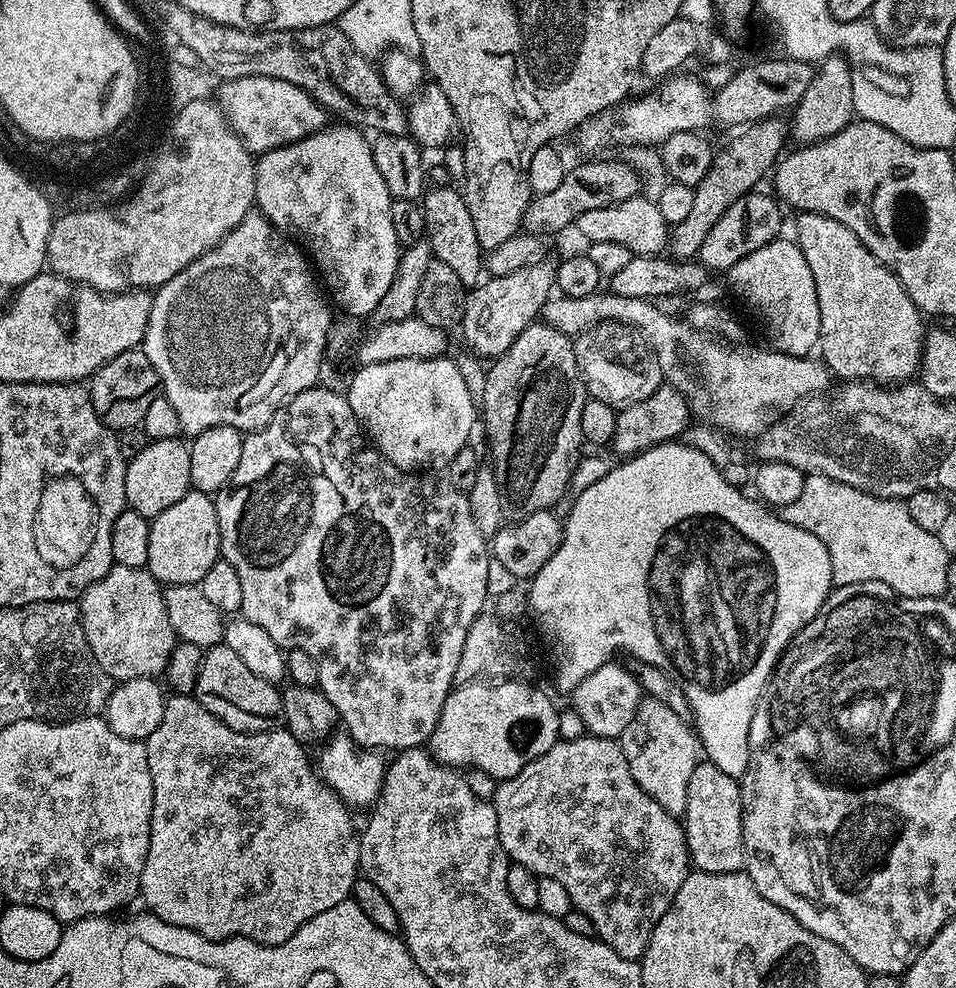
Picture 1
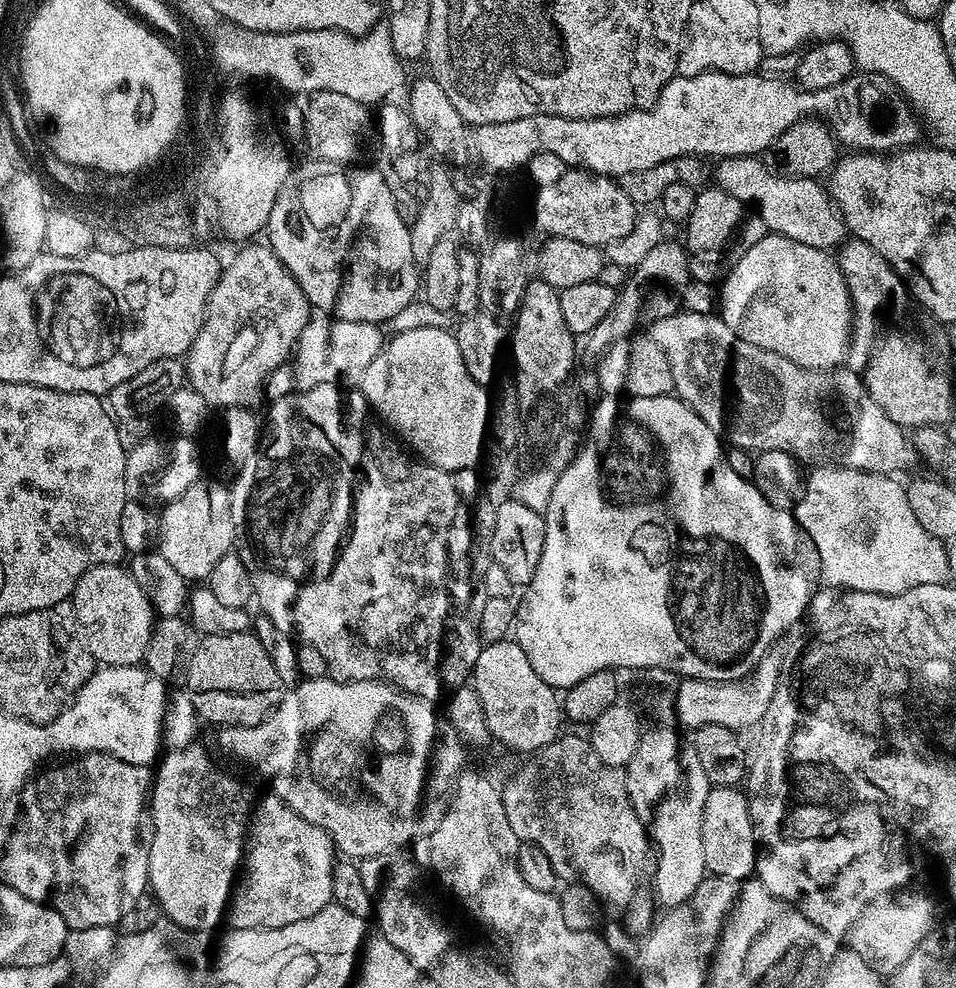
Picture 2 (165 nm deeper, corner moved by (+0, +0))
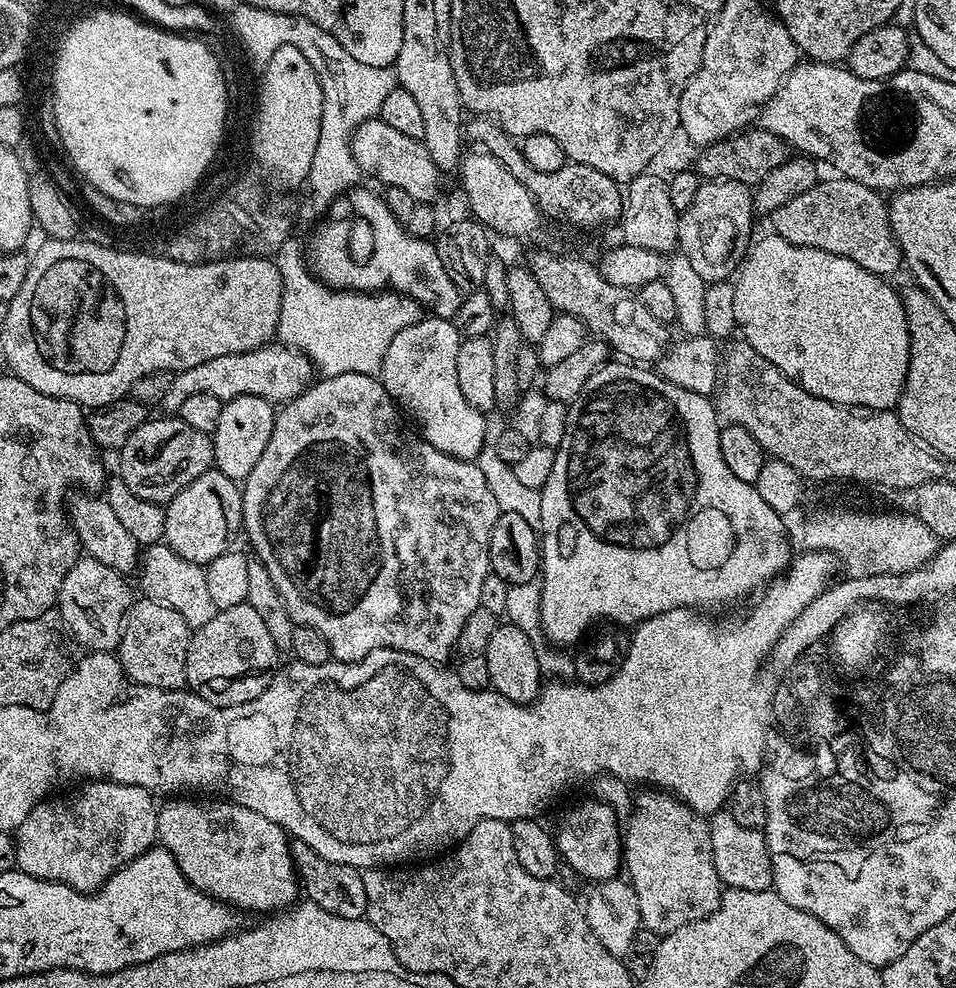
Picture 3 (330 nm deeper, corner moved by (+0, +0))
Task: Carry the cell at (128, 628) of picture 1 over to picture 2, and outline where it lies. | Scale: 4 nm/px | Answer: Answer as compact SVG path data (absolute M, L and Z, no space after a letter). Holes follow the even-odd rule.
M103 564L102 566L98 566L97 568L90 569L88 572L84 572L82 574L82 578L78 582L78 586L74 589L74 591L71 594L70 605L71 604L72 604L72 608L73 608L73 609L71 608L71 611L74 613L74 616L75 616L74 611L76 611L77 618L80 619L82 623L84 623L84 636L82 635L82 643L83 643L84 647L87 648L88 653L94 657L97 665L100 665L100 666L136 666L136 665L139 665L141 663L141 661L143 661L144 655L146 654L146 646L148 645L148 642L150 640L150 634L152 633L152 625L154 623L154 613L152 610L152 604L146 598L146 594L142 594L142 586L138 586L138 582L134 582L132 573L131 573L131 571L129 571L129 569L127 567L121 566L120 564Z

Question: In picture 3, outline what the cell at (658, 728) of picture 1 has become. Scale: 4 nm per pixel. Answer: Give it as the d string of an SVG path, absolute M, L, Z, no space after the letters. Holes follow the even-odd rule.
M654 787L637 792L640 793L632 796L632 810L626 817L626 827L622 832L622 868L625 873L628 871L626 879L634 894L638 894L641 925L663 938L690 922L714 914L720 905L722 885L714 870L709 821L670 792Z

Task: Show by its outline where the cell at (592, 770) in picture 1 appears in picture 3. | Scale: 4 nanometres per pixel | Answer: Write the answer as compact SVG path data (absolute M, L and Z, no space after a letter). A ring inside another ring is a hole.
M603 799L584 800L577 808L572 808L560 820L560 825L554 828L556 848L560 851L561 861L568 864L580 876L585 876L588 882L615 880L622 868L622 820L616 815Z

